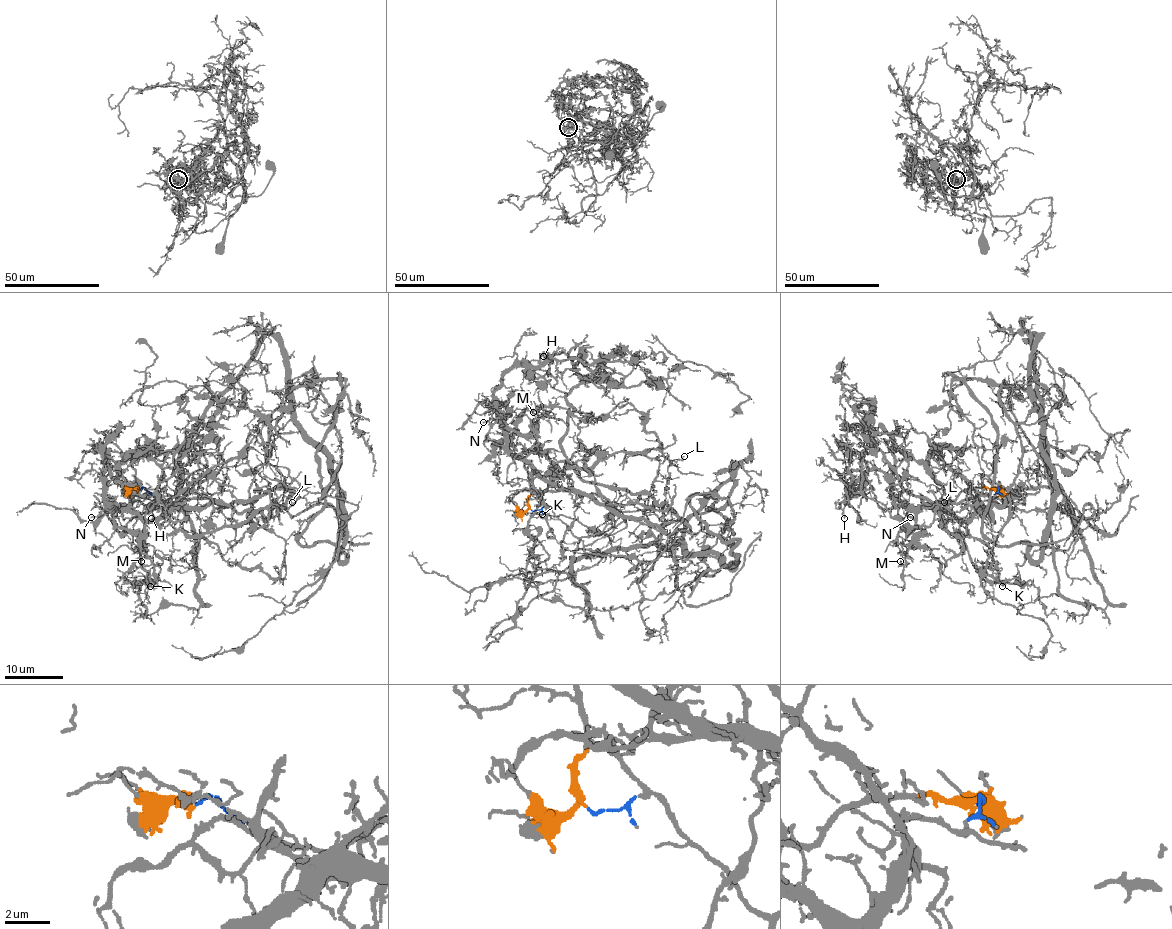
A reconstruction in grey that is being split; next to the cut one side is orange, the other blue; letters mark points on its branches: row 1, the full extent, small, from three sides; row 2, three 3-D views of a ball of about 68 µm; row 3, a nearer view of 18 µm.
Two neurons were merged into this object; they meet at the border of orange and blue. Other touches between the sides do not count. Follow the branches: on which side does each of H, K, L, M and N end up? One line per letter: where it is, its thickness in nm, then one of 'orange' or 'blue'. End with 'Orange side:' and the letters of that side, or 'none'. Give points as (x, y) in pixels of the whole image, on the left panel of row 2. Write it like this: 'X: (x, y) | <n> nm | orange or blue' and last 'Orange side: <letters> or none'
H: (151, 518) | 130 nm | orange
K: (150, 586) | 140 nm | orange
L: (292, 502) | 100 nm | orange
M: (141, 561) | 100 nm | orange
N: (91, 517) | 150 nm | orange
Orange side: H, K, L, M, N

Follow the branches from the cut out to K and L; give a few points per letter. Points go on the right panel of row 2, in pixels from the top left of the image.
K: (997, 490), (973, 488), (950, 501), (970, 562), (988, 580), (1004, 582), (1003, 586)
L: (997, 490), (973, 488), (950, 501), (966, 533), (939, 524), (948, 496), (944, 502)

